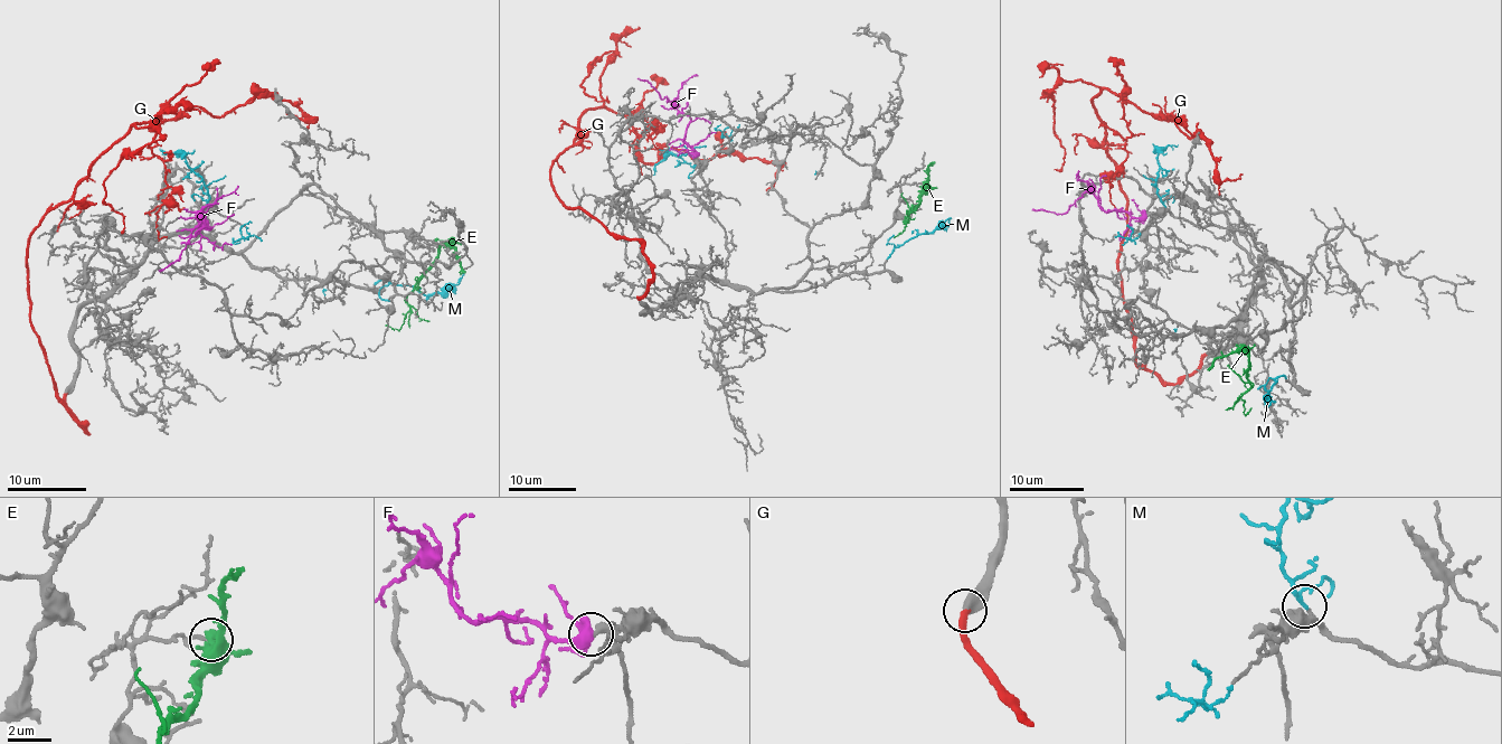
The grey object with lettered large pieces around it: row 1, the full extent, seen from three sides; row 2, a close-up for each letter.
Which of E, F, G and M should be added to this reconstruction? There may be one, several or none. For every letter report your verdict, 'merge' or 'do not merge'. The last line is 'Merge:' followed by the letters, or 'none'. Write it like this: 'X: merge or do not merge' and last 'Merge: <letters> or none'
E: merge
F: do not merge
G: merge
M: do not merge
Merge: E, G

